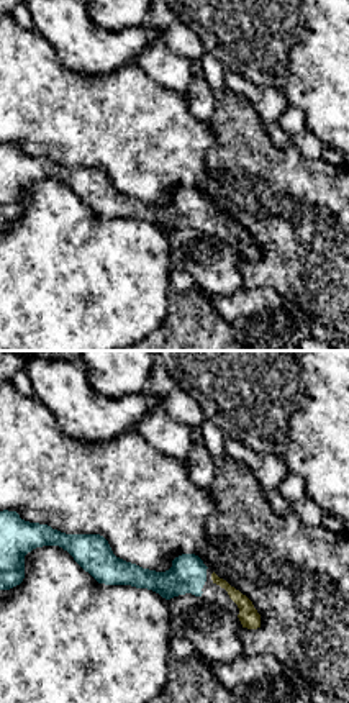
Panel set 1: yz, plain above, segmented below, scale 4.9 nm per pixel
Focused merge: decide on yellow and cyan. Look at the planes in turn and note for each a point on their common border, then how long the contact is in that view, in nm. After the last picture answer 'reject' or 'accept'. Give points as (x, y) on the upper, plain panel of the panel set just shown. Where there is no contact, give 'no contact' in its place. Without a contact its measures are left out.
no contact

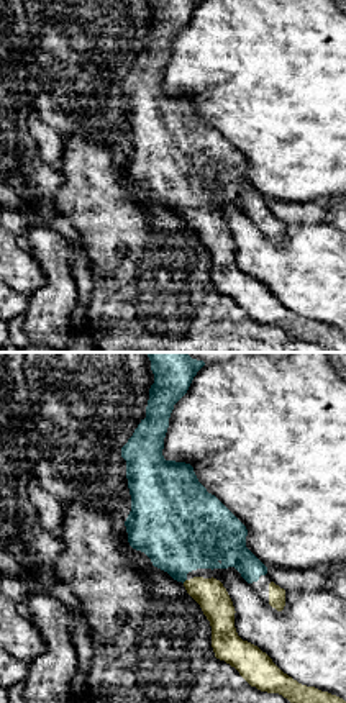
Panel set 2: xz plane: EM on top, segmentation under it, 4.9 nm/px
no contact

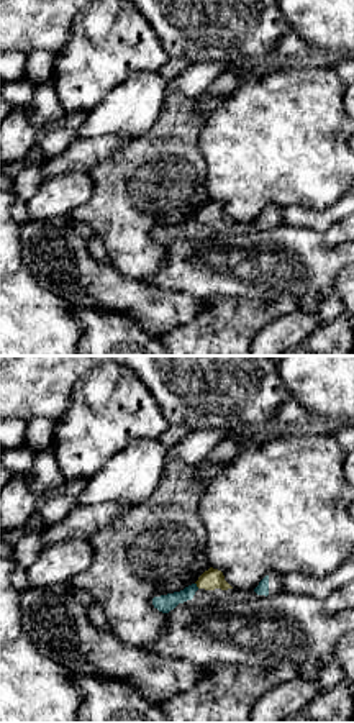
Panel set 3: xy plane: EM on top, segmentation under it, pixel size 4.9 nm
meets yellow at (197, 218); contact 40 nm long

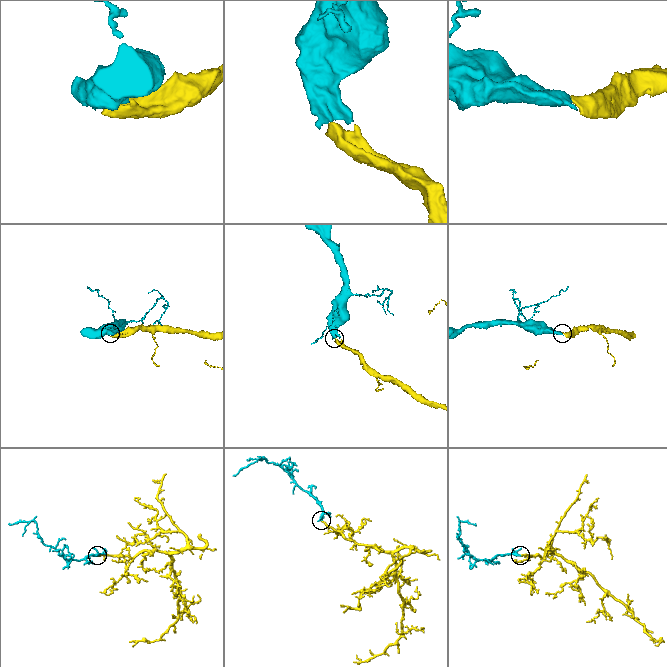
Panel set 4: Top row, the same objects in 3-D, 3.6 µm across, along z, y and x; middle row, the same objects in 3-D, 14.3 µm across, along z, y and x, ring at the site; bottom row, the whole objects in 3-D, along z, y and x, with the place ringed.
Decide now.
accept

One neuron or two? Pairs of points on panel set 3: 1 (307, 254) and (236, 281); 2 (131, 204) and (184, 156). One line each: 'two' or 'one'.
1: one
2: one

